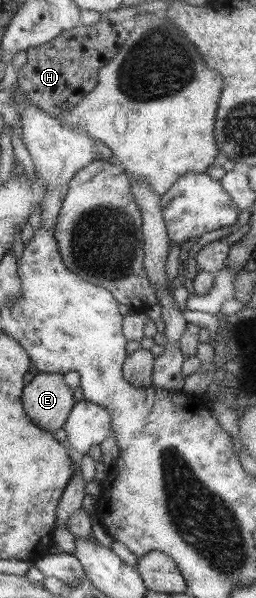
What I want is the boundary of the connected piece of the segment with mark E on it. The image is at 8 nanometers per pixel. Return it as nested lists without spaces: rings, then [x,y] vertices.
[[[39,373],[24,387],[21,402],[24,412],[36,426],[54,433],[58,428],[63,428],[72,412],[74,390],[66,384],[63,374]]]

